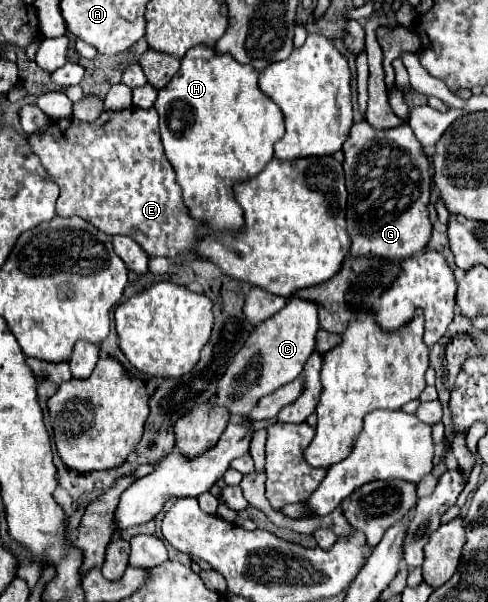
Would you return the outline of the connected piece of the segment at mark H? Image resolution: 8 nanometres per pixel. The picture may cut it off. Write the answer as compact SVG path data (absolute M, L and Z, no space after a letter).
M196 45L192 47L184 59L182 65L176 73L176 77L172 77L172 81L158 91L158 101L154 105L154 109L160 115L160 135L162 135L162 145L164 145L164 155L170 161L170 165L176 171L176 183L182 187L182 201L186 205L186 211L192 219L196 219L200 223L198 227L198 235L206 237L210 231L240 231L244 227L244 213L242 207L236 203L234 193L232 193L232 185L234 183L242 183L254 175L258 175L264 165L274 157L274 143L284 135L284 117L278 111L278 105L274 105L268 97L264 97L264 93L258 89L258 73L252 69L252 65L240 65L238 61L234 61L228 55L216 55L216 51L212 47L204 47L204 45Z

